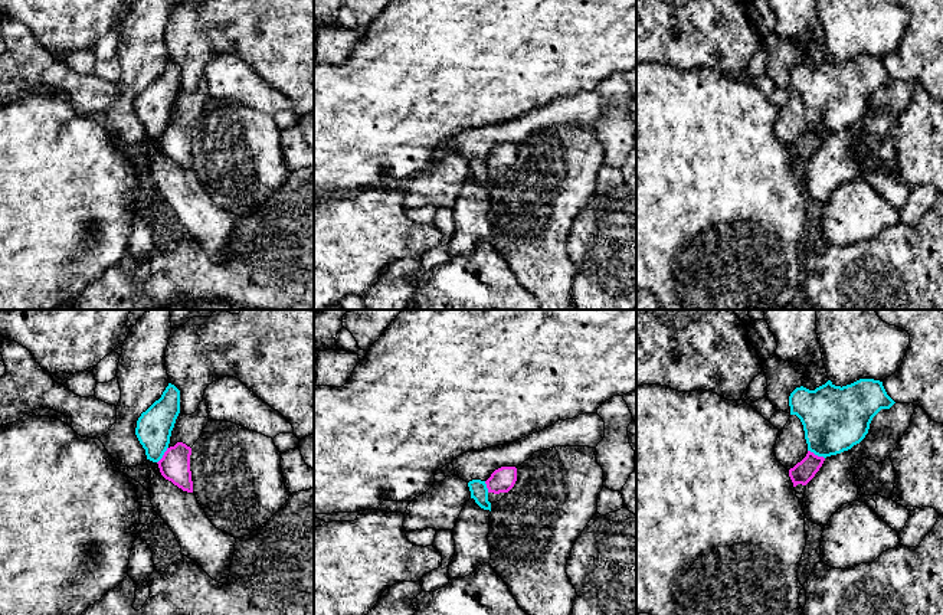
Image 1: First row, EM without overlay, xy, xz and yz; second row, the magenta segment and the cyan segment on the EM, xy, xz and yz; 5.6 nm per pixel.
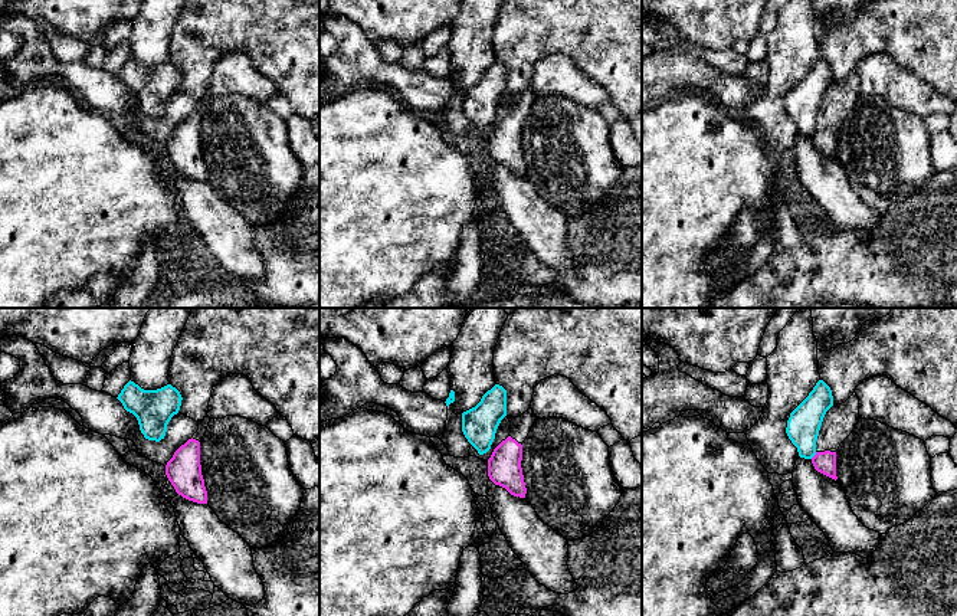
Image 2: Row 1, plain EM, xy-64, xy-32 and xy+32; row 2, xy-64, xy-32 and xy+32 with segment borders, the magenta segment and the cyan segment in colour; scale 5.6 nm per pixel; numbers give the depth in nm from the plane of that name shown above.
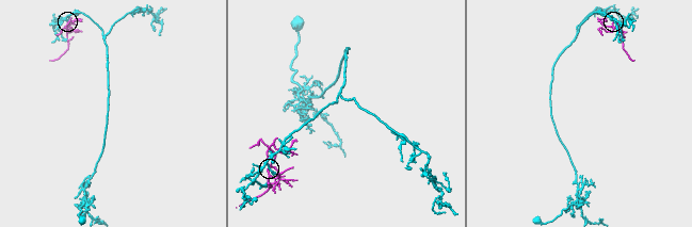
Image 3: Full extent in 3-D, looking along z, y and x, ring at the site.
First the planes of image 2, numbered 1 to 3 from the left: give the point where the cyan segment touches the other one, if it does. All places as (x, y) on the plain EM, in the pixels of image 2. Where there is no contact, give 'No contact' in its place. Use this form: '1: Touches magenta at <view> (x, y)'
1: No contact
2: No contact
3: Touches magenta at xy+32 (815, 133)

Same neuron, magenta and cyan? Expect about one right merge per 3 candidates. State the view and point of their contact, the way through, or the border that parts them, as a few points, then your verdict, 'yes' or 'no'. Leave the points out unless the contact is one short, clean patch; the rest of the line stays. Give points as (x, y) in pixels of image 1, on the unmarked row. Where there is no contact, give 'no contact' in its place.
yz (817, 133) | along yz (808, 127), (824, 136) | no

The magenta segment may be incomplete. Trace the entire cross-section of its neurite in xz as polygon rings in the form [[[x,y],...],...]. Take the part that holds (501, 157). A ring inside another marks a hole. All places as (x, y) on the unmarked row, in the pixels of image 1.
[[[501,144],[495,147],[485,158],[488,166],[488,179],[491,181],[500,179],[514,164],[515,158],[515,144]]]

